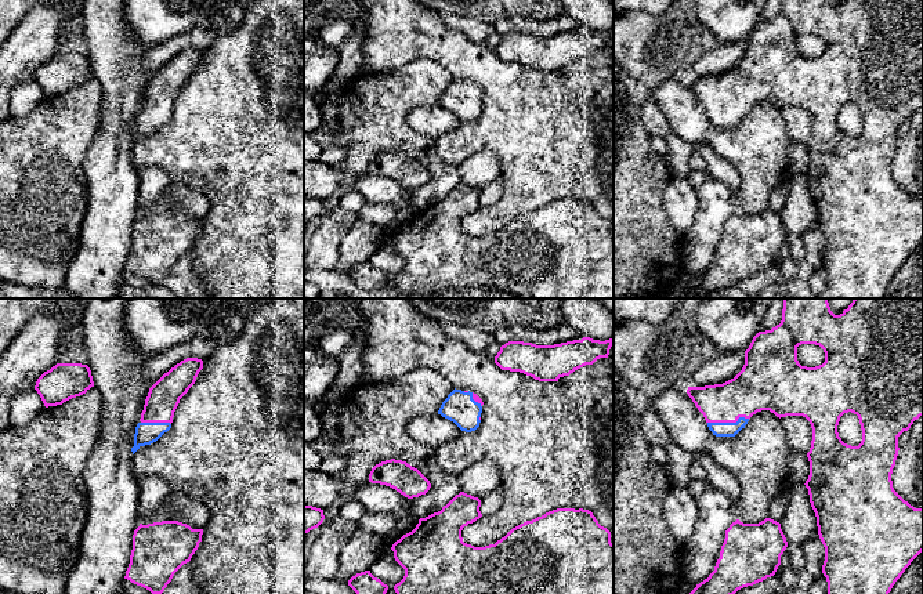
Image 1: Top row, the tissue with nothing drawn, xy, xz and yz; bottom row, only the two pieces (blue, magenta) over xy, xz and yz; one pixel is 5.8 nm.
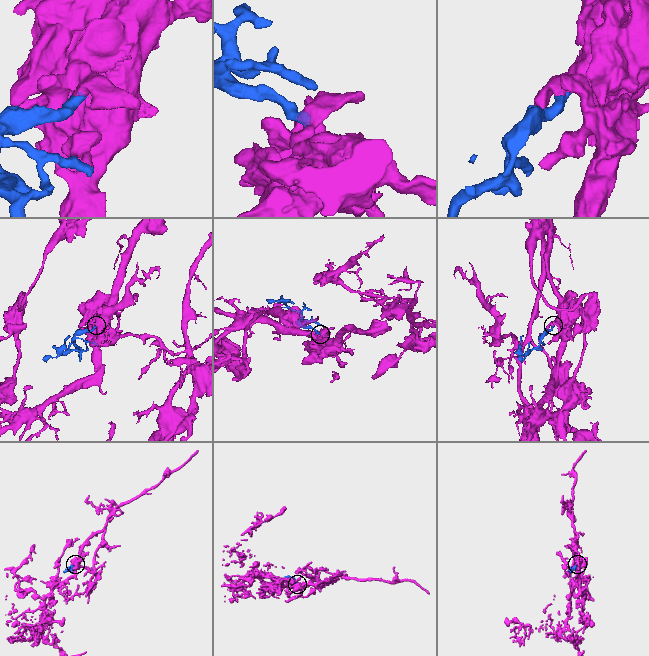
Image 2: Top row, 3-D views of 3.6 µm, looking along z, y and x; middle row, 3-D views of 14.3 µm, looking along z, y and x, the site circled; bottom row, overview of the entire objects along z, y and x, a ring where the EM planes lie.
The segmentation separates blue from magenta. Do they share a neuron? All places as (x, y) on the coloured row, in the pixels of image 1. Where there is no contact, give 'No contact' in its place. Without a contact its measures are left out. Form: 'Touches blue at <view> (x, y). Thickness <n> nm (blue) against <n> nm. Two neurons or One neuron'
Touches blue at yz (727, 423). Thickness 80 nm (blue) against 260 nm. One neuron

